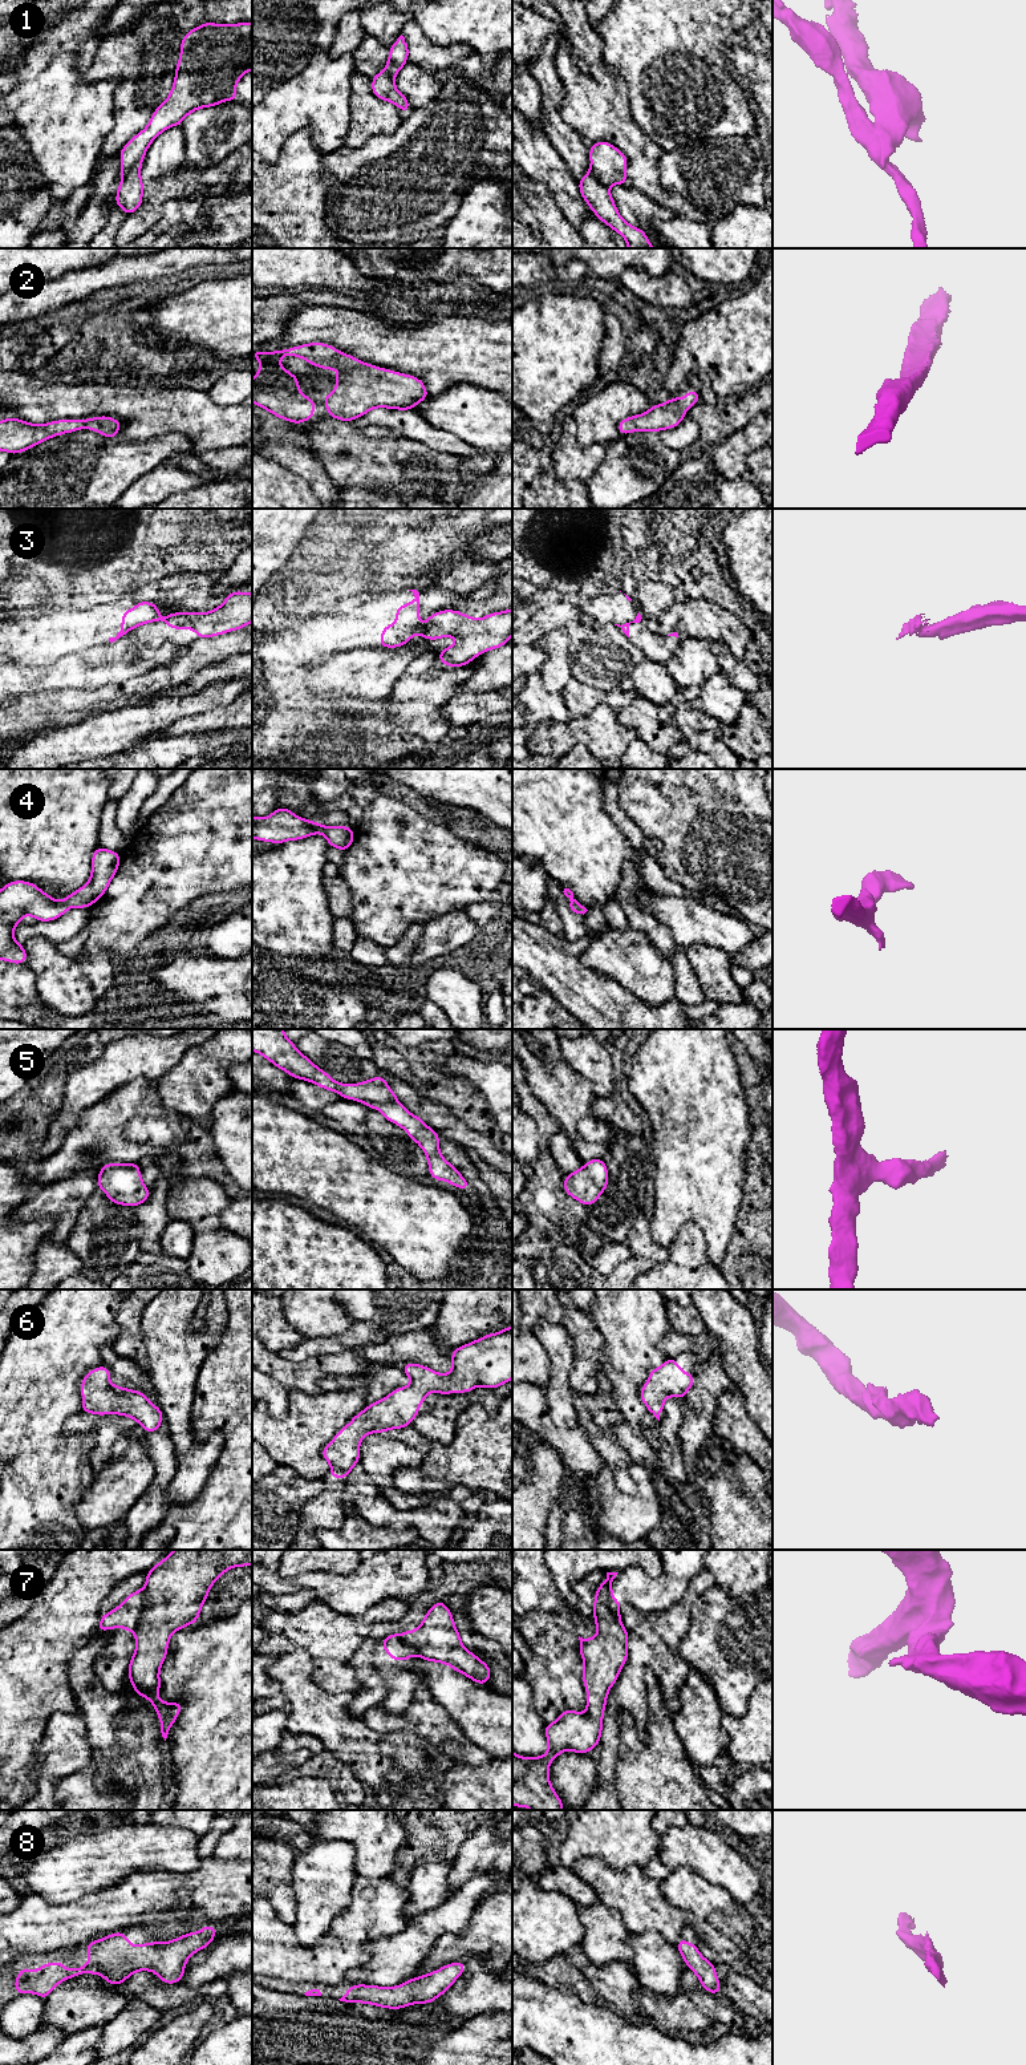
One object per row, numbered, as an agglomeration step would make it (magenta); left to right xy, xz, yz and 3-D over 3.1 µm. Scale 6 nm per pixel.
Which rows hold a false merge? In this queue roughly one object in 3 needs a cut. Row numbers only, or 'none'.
1, 3, 7

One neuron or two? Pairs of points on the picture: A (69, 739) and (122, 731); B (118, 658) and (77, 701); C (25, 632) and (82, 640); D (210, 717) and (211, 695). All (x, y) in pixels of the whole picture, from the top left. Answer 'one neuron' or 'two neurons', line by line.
A: one neuron
B: two neurons
C: one neuron
D: two neurons

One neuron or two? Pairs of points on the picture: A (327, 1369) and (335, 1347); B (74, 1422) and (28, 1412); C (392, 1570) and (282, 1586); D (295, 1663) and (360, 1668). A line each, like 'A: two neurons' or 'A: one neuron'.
A: two neurons
B: two neurons
C: one neuron
D: two neurons

